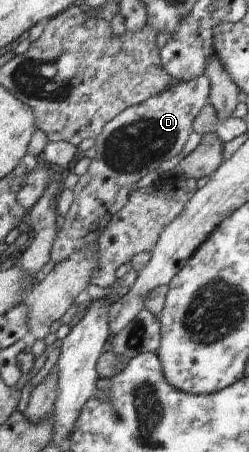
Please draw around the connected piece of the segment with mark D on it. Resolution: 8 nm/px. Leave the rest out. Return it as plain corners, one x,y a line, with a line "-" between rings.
206,75
182,81
142,104
128,107
104,127
102,134
95,138
95,157
73,188
73,205
57,232
51,250
51,258
56,264
76,251
96,244
110,220
128,204
134,184
184,150
197,116
209,104
210,88

